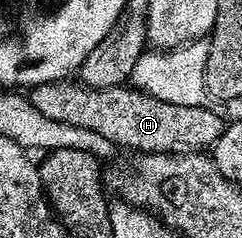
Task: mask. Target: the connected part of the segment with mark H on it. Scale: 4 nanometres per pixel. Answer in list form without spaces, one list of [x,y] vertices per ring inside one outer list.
[[[75,79],[55,80],[45,84],[37,84],[27,93],[27,98],[34,106],[34,110],[41,111],[48,118],[56,122],[66,122],[75,128],[85,128],[95,132],[103,141],[113,140],[124,148],[133,148],[133,153],[146,152],[204,152],[211,149],[213,144],[223,134],[226,120],[223,120],[212,108],[204,108],[200,102],[185,102],[183,104],[170,104],[166,100],[159,100],[153,96],[146,96],[143,92],[132,86],[119,88],[88,88]]]

